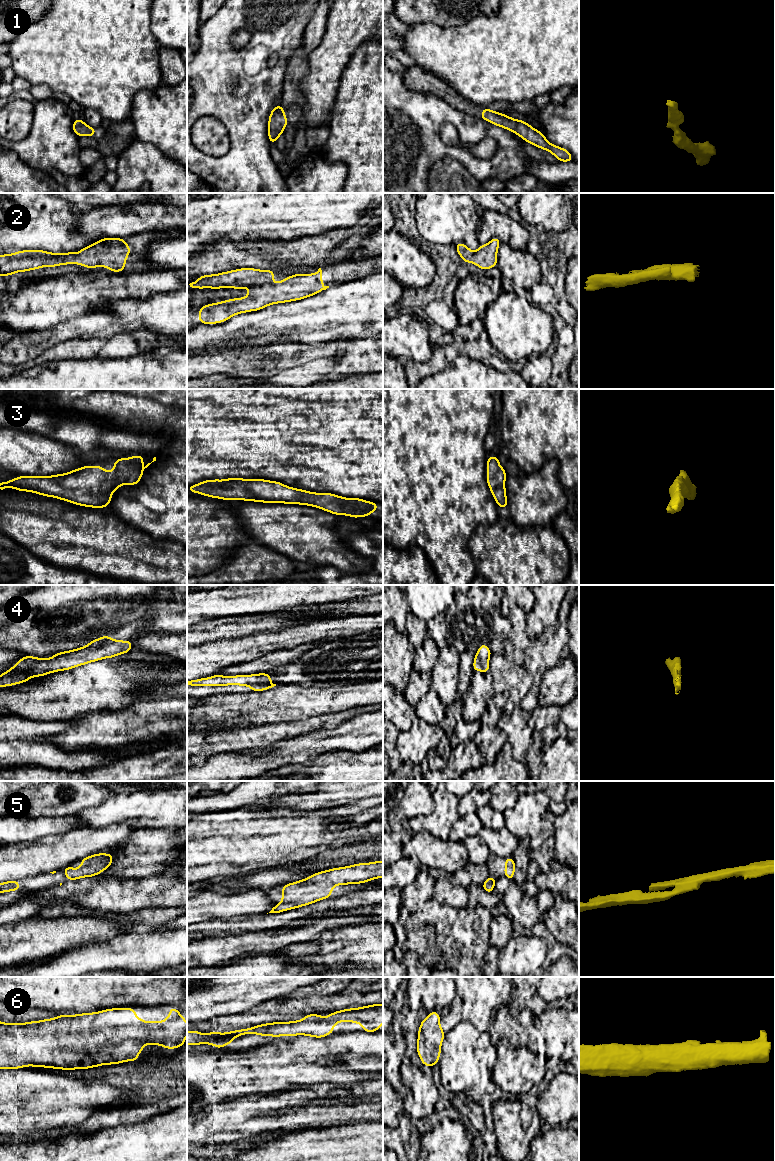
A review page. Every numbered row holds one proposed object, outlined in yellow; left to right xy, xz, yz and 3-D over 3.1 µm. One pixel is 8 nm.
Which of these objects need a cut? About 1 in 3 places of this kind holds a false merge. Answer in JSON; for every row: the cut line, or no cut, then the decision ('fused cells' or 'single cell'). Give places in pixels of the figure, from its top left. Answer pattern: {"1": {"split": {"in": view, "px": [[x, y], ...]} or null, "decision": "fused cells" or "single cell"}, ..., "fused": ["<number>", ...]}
{"1": {"split": null, "decision": "single cell"}, "2": {"split": null, "decision": "single cell"}, "3": {"split": null, "decision": "single cell"}, "4": {"split": null, "decision": "single cell"}, "5": {"split": null, "decision": "single cell"}, "6": {"split": null, "decision": "single cell"}, "fused": []}

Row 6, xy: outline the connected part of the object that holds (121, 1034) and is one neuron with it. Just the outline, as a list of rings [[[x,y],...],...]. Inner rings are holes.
[[[170,1007],[165,1021],[145,1022],[136,1017],[134,1008],[112,1008],[93,1013],[58,1015],[27,1023],[0,1021],[0,1070],[34,1066],[63,1070],[88,1069],[137,1061],[143,1046],[161,1045],[166,1049],[186,1042],[187,1023],[177,1008]]]

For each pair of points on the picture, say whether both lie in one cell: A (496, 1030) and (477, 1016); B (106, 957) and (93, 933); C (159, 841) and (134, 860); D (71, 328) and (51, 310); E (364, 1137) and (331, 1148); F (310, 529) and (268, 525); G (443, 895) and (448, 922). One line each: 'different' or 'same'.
A: different
B: different
C: same
D: different
E: same
F: same
G: different

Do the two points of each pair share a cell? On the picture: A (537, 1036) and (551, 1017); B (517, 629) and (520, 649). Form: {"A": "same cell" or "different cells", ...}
{"A": "same cell", "B": "same cell"}

